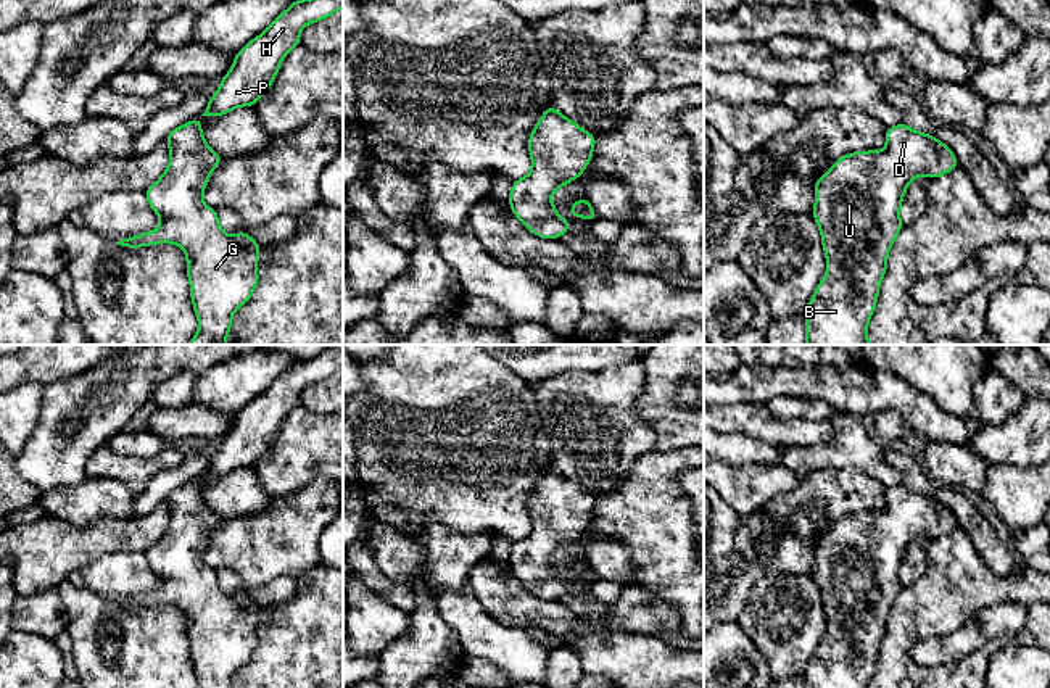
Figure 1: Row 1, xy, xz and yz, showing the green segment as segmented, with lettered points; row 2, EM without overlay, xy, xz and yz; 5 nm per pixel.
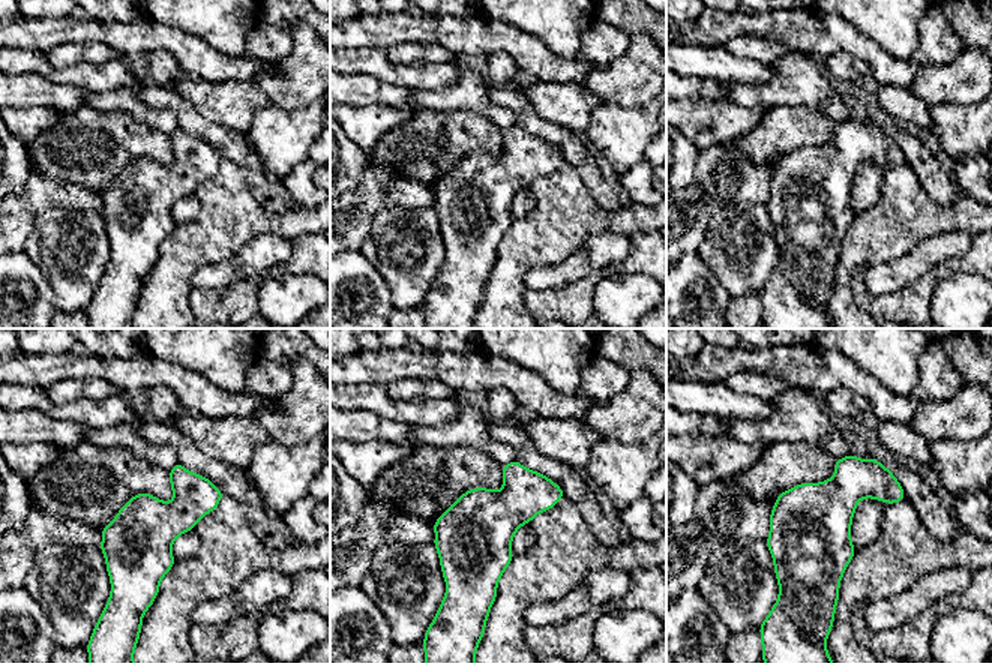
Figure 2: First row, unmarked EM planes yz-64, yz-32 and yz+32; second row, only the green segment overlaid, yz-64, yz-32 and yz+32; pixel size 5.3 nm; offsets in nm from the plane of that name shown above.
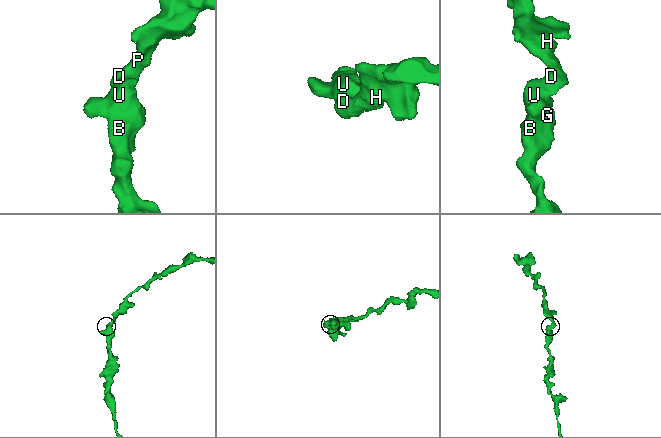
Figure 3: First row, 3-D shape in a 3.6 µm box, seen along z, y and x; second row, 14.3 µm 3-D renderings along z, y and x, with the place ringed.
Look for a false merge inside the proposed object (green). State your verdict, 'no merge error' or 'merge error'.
no merge error

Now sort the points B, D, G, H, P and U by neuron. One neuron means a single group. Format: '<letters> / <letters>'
B D G H P U

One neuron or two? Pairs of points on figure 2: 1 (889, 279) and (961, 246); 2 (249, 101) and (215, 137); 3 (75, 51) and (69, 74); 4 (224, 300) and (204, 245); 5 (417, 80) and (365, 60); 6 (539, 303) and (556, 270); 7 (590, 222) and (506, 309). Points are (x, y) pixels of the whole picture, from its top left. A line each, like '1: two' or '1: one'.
1: one
2: two
3: two
4: two
5: one
6: two
7: one

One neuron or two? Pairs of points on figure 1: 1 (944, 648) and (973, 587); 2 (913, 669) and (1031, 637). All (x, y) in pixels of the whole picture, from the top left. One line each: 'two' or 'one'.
1: two
2: one

